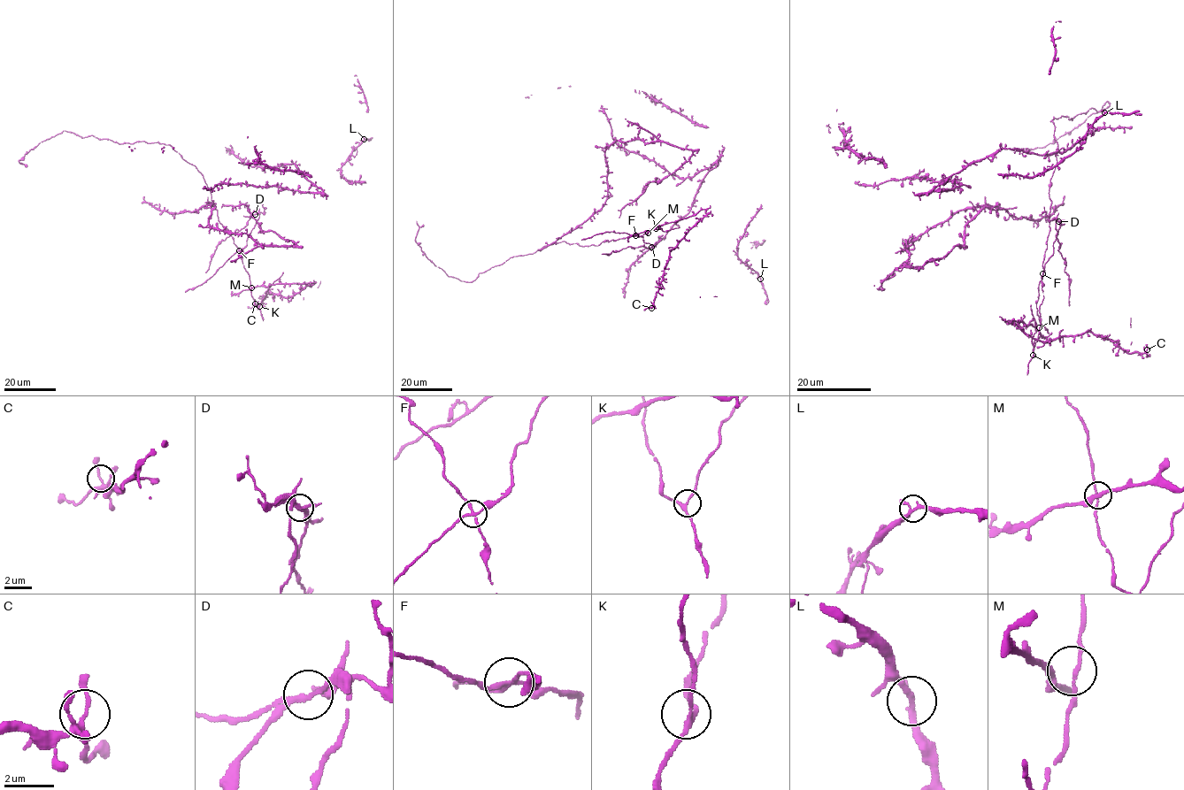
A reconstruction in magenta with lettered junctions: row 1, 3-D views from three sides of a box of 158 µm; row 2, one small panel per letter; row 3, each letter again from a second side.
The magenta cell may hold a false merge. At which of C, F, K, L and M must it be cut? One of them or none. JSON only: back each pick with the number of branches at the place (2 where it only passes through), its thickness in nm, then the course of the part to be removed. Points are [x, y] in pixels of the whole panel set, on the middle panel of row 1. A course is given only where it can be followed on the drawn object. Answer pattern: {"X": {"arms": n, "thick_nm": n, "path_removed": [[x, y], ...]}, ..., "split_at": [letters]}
{"F": {"arms": 4, "thick_nm": 160, "path_removed": [[635, 235], [642, 237], [643, 241], [652, 246], [656, 244], [648, 248], [642, 245], [627, 247], [602, 254]]}, "split_at": ["F"]}

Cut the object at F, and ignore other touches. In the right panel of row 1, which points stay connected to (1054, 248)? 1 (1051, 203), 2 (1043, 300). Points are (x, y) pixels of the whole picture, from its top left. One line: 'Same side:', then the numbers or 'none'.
Same side: none

